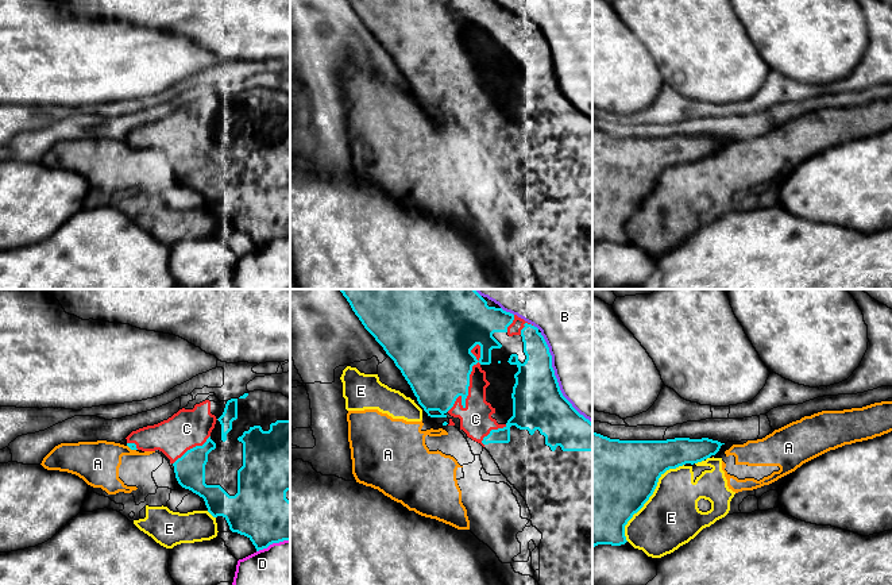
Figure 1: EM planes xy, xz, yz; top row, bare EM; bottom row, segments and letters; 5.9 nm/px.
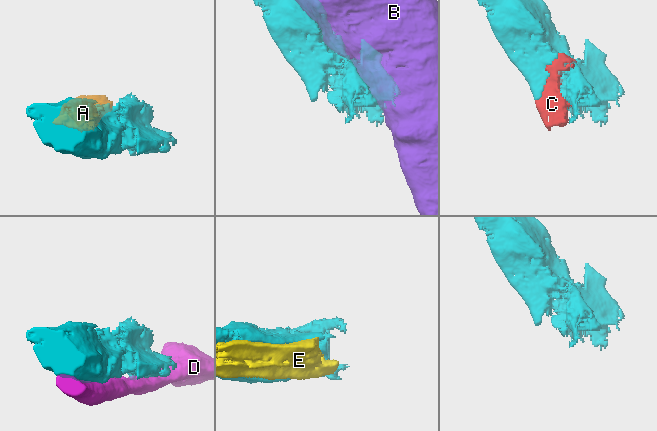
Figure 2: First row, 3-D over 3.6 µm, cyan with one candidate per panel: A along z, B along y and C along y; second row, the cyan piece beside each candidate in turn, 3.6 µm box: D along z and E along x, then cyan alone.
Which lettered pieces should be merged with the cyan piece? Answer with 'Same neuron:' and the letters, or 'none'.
Same neuron: C

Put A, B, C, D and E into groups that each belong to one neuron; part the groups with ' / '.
A E / B / C / D

